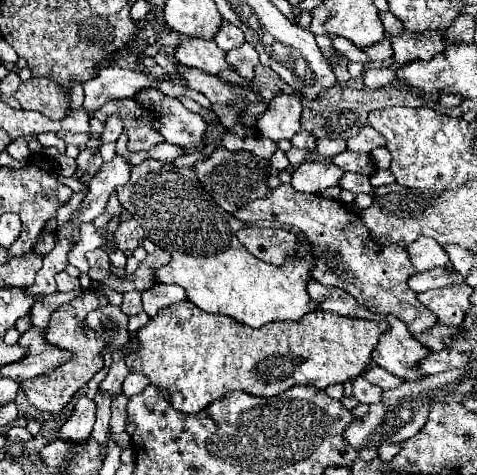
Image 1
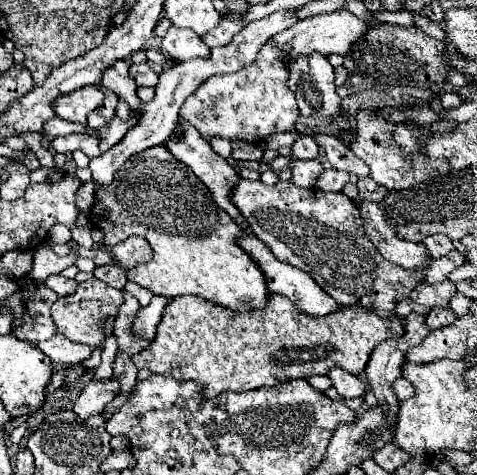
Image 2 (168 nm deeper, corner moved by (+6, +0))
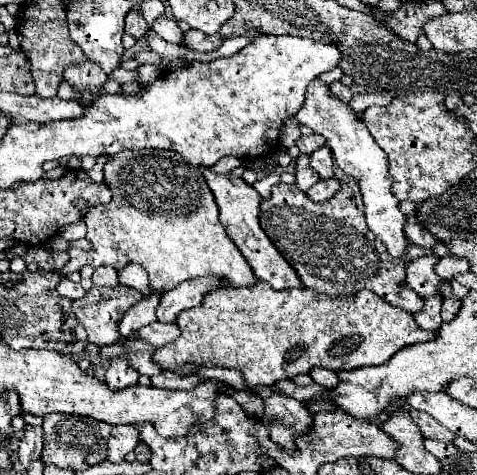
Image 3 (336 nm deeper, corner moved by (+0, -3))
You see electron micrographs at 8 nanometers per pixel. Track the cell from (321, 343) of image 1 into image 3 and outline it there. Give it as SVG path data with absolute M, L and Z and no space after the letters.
M257 281L249 287L215 289L215 293L203 299L203 305L179 313L177 325L183 329L181 337L175 339L171 345L157 349L153 361L177 375L189 375L193 367L203 365L239 369L249 385L273 385L281 379L291 379L295 375L307 373L307 369L315 365L331 371L351 371L367 365L383 365L399 349L437 337L435 331L425 331L417 327L411 313L387 305L377 293L367 289L361 289L355 295L327 297L309 287L275 291L265 281Z

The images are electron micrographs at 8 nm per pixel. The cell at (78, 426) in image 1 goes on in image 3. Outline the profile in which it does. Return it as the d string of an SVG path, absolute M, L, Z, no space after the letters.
M123 355L111 361L107 375L105 375L105 381L107 385L111 385L111 389L125 389L127 385L135 385L137 379L139 379L139 373Z

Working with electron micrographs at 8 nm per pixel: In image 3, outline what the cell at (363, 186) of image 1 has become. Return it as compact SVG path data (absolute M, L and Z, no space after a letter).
M331 179L331 181L317 181L309 191L307 191L307 197L311 199L311 201L327 201L327 199L331 199L337 191L339 191L339 181L337 179Z

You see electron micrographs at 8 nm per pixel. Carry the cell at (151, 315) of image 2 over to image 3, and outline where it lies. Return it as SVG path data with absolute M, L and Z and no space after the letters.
M197 277L183 281L175 289L167 291L157 307L159 321L175 321L183 309L191 309L201 305L203 297L213 289L223 287L223 277Z

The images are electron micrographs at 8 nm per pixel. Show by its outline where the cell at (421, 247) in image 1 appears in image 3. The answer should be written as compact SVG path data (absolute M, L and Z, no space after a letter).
M319 79L311 81L311 85L307 87L305 103L303 103L303 107L299 109L299 113L295 117L297 117L299 123L305 123L315 133L319 133L319 135L323 135L327 139L327 145L331 147L333 157L335 157L335 165L343 173L355 177L359 181L359 185L361 185L363 203L365 203L365 217L367 217L369 229L387 245L387 251L393 257L403 255L407 245L409 245L409 241L407 241L407 237L403 233L405 215L399 211L399 201L391 193L393 179L389 175L387 155L383 153L383 149L379 149L379 145L371 137L371 133L363 125L363 121L355 119L355 113L353 113L353 109L349 105L345 105L337 97L329 95L329 87L323 85Z

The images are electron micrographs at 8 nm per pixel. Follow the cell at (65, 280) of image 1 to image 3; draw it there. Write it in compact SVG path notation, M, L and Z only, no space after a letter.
M63 279L57 289L59 289L59 295L67 299L81 299L85 295L85 289L79 283L71 283L69 279Z

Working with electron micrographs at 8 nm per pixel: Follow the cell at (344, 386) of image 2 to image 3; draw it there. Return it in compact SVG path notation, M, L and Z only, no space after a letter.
M313 367L313 369L309 369L309 375L317 385L323 385L327 389L337 385L337 373L335 371L329 371L329 369L323 369L323 367Z

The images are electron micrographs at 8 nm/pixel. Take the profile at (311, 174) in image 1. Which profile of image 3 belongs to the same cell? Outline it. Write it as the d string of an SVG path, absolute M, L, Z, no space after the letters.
M299 155L295 161L295 185L301 191L307 191L317 181L319 181L319 175L315 173L315 169L309 163L309 155Z

